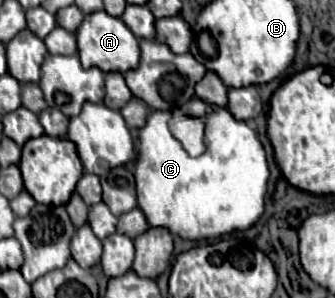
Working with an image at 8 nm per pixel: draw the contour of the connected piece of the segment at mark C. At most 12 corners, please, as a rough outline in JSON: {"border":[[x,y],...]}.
{"border":[[191,99],[205,153],[139,129],[137,201],[181,239],[245,231],[263,213],[265,149],[227,107]]}

